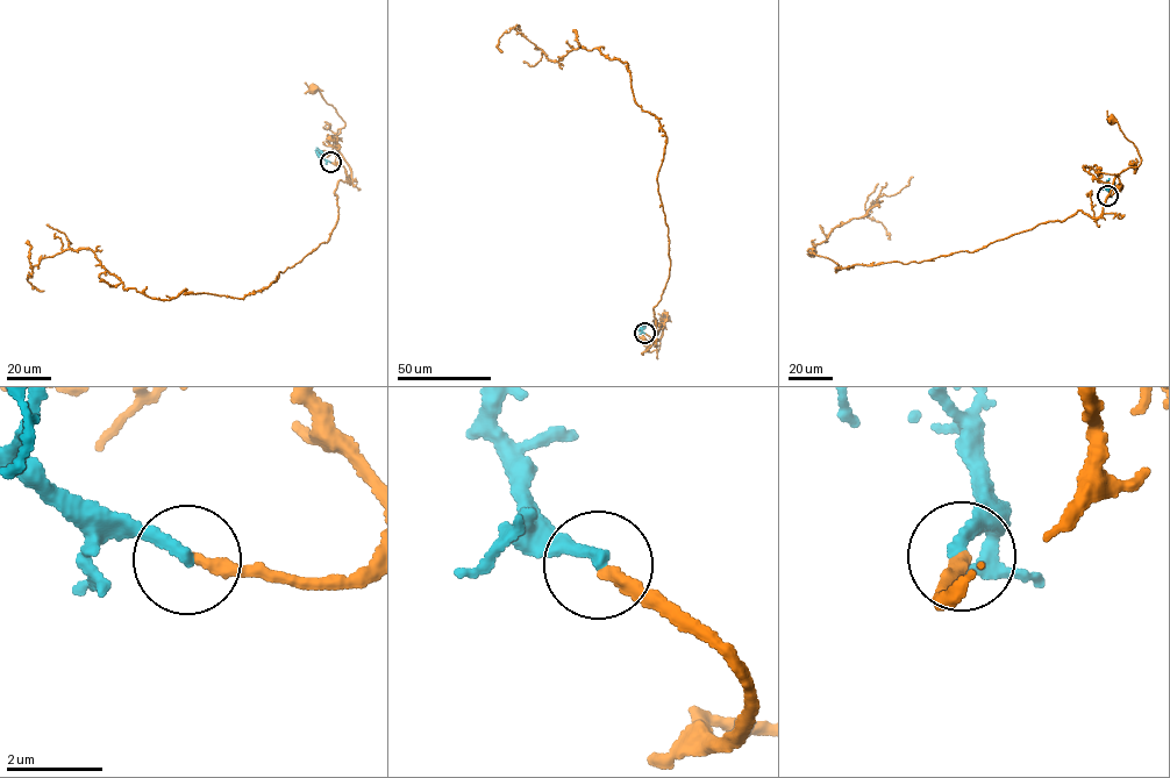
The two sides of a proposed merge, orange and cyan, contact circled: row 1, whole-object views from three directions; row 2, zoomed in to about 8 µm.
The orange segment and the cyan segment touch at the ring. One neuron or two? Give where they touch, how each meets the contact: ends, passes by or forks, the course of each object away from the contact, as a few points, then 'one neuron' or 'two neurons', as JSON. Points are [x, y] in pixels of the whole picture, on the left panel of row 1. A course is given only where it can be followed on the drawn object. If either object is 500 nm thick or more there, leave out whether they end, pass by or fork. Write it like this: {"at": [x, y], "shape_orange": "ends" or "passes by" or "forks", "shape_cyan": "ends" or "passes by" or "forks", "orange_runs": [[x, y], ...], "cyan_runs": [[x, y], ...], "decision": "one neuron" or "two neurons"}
{"at": [330, 162], "shape_orange": "ends", "shape_cyan": "ends", "orange_runs": [[330, 163], [340, 161], [335, 141], [344, 122], [313, 88]], "cyan_runs": [[330, 163], [316, 147]], "decision": "one neuron"}

